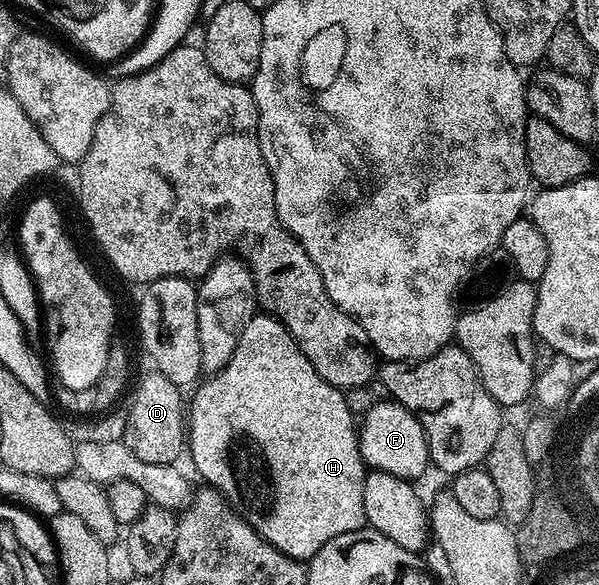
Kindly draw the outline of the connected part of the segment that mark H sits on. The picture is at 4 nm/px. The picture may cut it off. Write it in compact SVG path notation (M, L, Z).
M257 312L250 320L250 324L246 324L234 348L234 356L230 356L226 365L215 371L209 378L212 378L209 382L201 381L195 387L196 395L190 398L190 413L186 418L186 450L189 455L192 453L192 462L196 465L197 472L209 482L205 483L219 494L241 518L245 518L254 528L254 532L258 532L258 536L262 536L286 556L297 560L307 560L315 556L318 548L322 548L322 544L330 544L334 536L342 536L342 532L365 529L366 508L362 504L362 488L364 487L366 463L364 457L360 455L358 418L352 415L352 410L348 407L347 400L344 399L347 398L345 391L322 380L322 376L314 372L314 364L306 360L302 348L298 348L294 336L280 319L273 318L267 312Z

